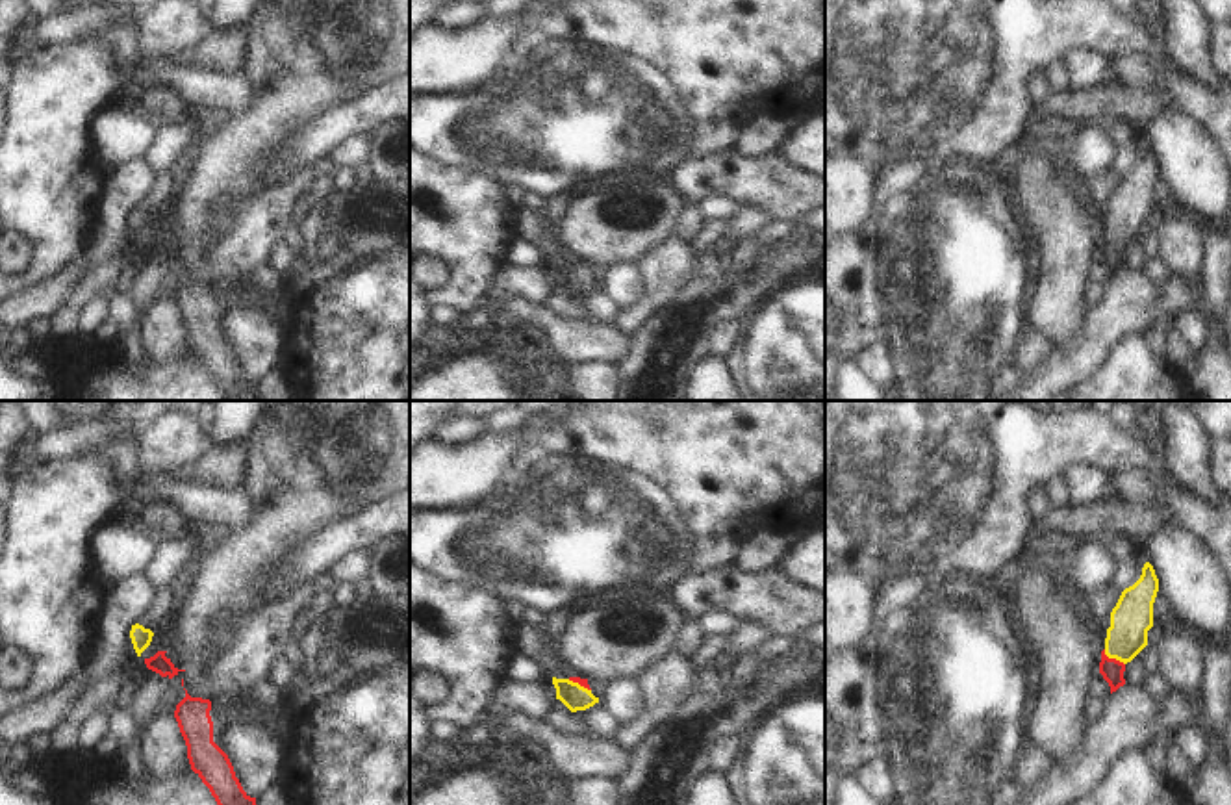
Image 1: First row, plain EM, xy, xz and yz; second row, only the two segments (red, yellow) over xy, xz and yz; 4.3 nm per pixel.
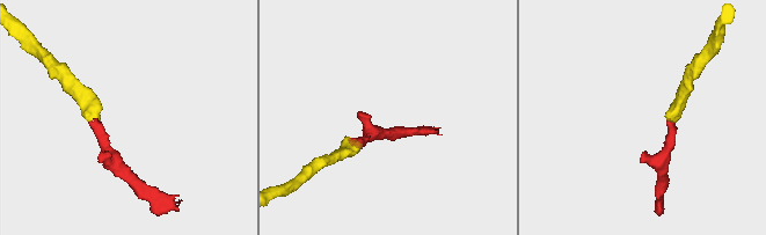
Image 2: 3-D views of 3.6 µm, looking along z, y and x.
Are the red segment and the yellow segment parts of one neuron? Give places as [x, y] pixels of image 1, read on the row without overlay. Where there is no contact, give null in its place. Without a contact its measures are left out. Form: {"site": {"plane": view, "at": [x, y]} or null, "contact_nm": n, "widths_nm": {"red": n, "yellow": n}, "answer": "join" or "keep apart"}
{"site": {"plane": "yz", "at": [1113, 243]}, "contact_nm": 120, "widths_nm": {"red": 100, "yellow": 180}, "answer": "join"}

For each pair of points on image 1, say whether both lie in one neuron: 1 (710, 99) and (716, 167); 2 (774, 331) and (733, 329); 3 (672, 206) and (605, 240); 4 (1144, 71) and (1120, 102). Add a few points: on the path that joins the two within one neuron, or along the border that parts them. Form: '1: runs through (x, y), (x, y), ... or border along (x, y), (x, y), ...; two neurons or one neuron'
1: border along (731, 147), (688, 158); two neurons
2: border along (748, 319), (738, 347); two neurons
3: runs through (655, 223), (647, 229), (621, 230); one neuron
4: border along (1115, 78), (1157, 95); two neurons

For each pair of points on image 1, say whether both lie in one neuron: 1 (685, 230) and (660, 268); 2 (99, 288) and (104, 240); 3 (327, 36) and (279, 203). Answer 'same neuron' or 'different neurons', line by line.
1: different neurons
2: different neurons
3: different neurons

